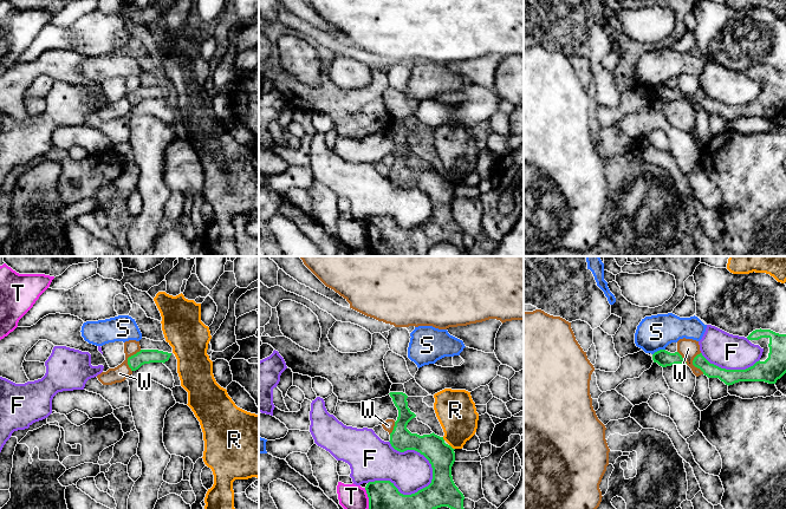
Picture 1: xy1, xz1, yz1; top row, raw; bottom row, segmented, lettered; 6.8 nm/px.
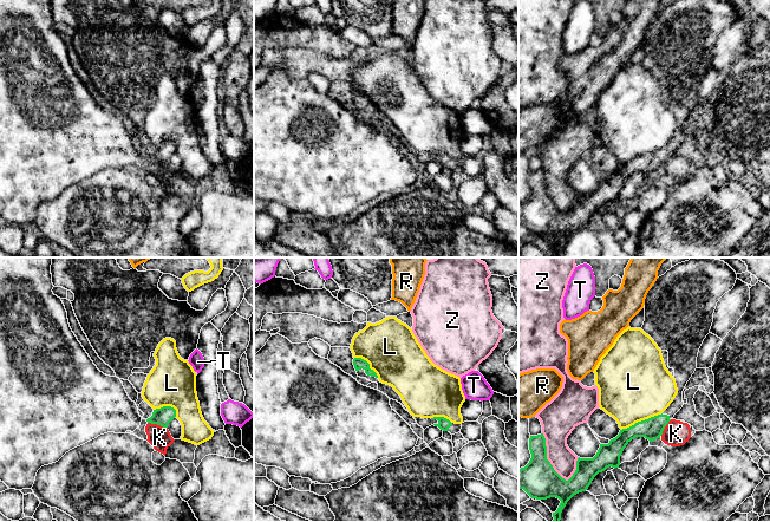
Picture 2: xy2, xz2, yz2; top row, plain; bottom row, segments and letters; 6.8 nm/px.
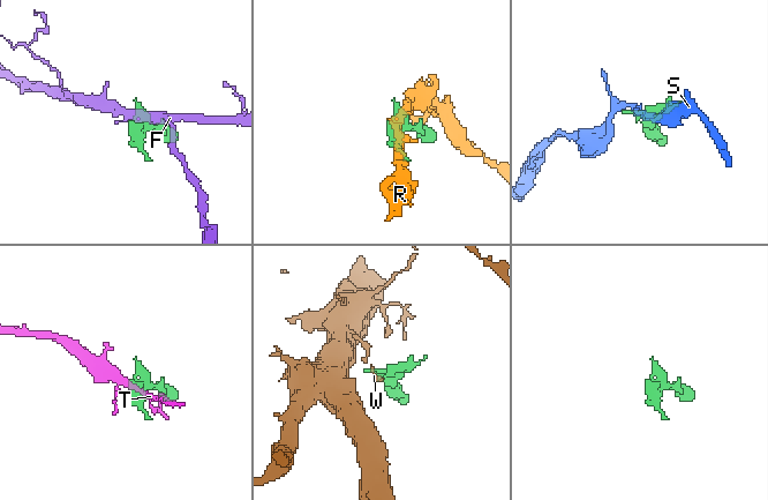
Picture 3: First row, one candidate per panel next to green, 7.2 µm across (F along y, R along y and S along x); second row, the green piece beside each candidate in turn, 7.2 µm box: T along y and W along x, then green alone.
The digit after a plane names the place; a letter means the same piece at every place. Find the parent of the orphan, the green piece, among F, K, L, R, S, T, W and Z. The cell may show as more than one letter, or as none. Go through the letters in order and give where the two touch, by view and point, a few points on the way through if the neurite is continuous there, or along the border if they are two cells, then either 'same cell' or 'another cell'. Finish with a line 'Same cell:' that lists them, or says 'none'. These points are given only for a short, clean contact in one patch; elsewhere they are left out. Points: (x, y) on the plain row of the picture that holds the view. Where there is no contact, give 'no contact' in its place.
F: contact xz1 (406, 230); another cell
K: contact xy2 (157, 160); another cell
L: contact yz2 (641, 156); another cell
R: contact xz1 (450, 182); border xz1 (449, 180), (454, 184); another cell
S: contact yz1 (660, 85); border yz1 (664, 84), (660, 84), (653, 90); another cell
T: contact xz1 (369, 235); border xz1 (364, 223), (368, 230), (368, 247); another cell
W: contact xy1 (128, 93); border xy1 (141, 85), (128, 93), (128, 102), (131, 106); another cell
Z: contact yz2 (546, 193); another cell
Same cell: none

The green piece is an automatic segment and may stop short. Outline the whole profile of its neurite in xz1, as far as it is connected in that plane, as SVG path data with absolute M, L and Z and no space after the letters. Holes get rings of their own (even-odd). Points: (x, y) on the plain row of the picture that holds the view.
M403 128L389 130L398 145L397 156L390 169L391 182L400 188L415 185L423 190L431 200L433 215L428 222L411 230L401 229L390 216L369 217L365 222L369 250L375 256L427 256L428 250L441 242L467 250L463 243L465 231L452 211L455 184L434 168L423 171L411 169L407 161L416 150L408 143L408 131Z

